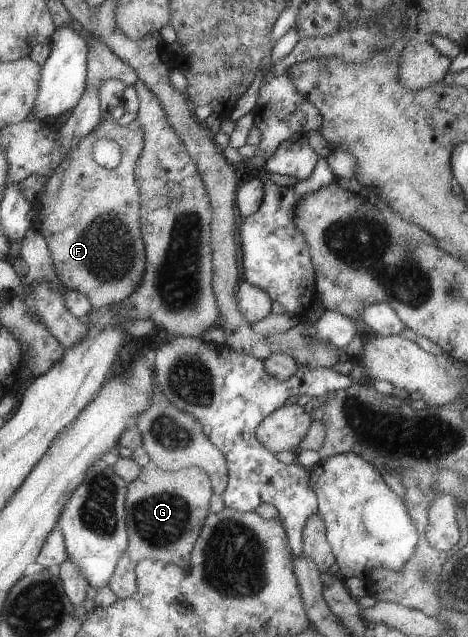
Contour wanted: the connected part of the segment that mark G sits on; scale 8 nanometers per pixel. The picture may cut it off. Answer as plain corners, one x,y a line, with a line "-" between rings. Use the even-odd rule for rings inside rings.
147,467
142,468
139,476
127,483
127,546
116,561
115,570
107,582
108,588
118,599
126,599
136,590
135,566
143,559
180,568
188,566
196,537
210,513
209,502
214,494
210,490
210,481
204,470
198,467
177,471

